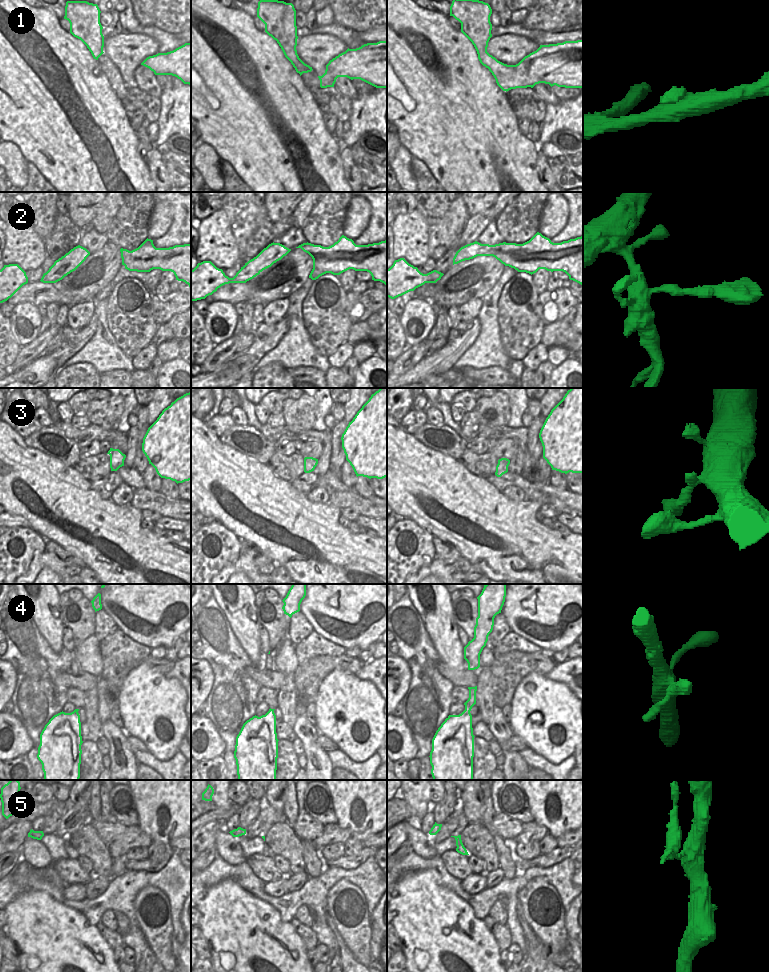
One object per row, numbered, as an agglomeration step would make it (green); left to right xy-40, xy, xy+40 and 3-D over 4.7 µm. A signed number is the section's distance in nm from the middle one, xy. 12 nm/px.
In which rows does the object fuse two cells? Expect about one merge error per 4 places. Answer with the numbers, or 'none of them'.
4

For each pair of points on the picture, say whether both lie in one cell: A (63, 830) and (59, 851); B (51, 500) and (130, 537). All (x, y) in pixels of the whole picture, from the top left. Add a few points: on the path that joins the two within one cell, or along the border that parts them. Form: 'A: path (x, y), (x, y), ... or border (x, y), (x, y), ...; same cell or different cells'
A: border (54, 833), (64, 838); different cells
B: path (71, 513), (87, 526), (98, 527), (110, 537); same cell

